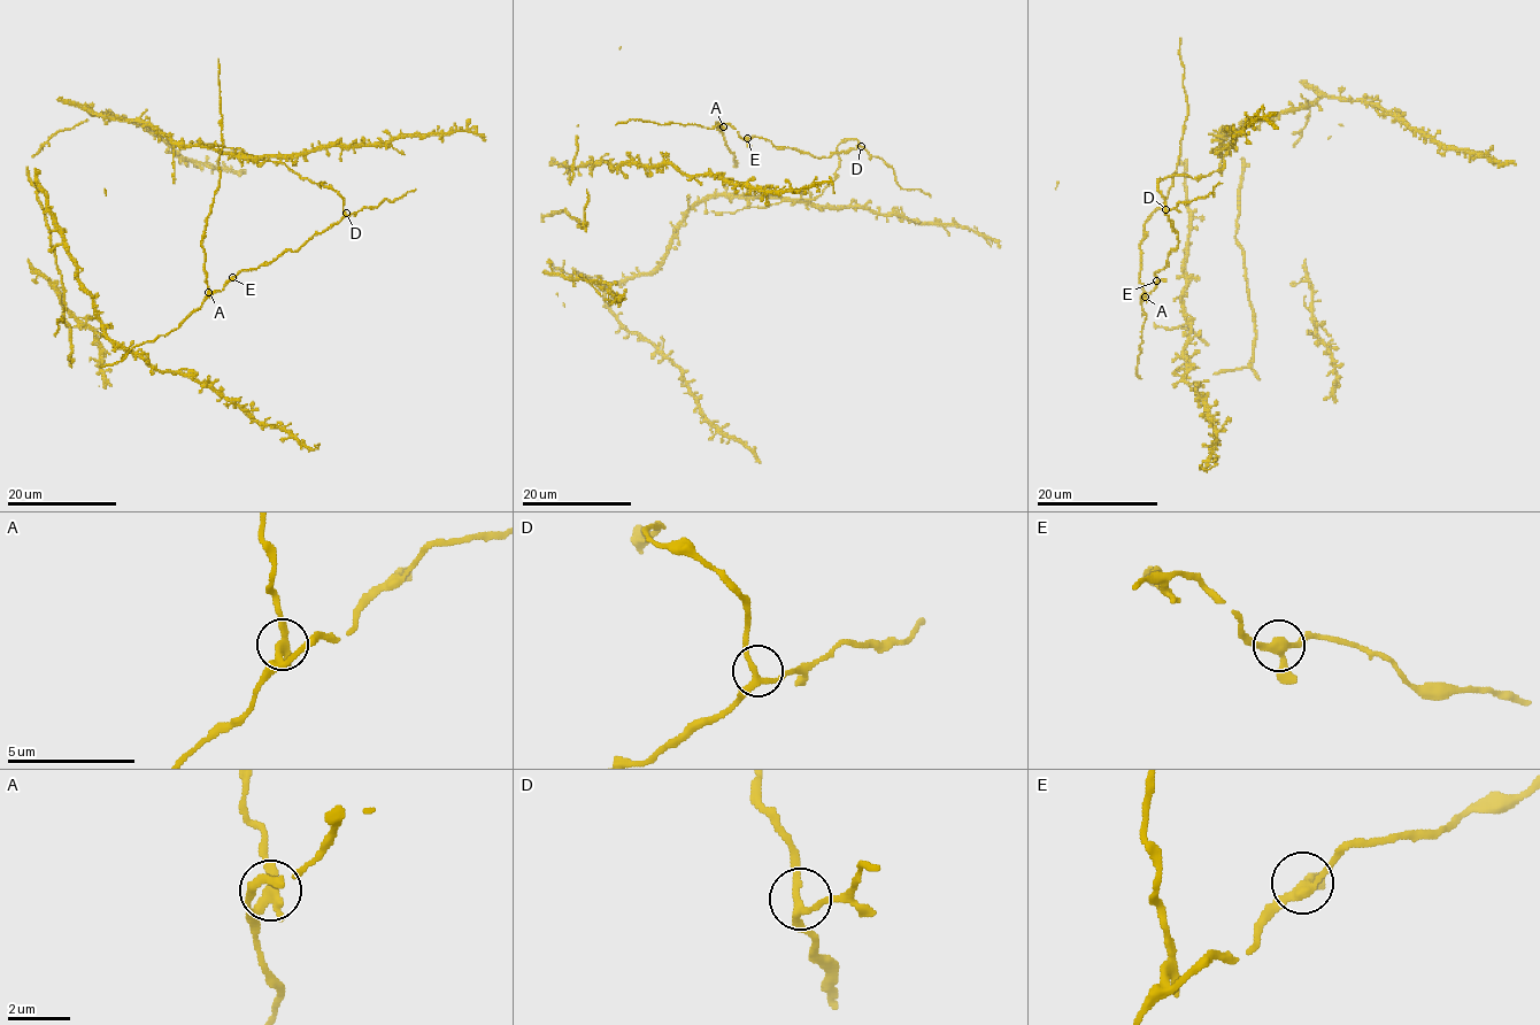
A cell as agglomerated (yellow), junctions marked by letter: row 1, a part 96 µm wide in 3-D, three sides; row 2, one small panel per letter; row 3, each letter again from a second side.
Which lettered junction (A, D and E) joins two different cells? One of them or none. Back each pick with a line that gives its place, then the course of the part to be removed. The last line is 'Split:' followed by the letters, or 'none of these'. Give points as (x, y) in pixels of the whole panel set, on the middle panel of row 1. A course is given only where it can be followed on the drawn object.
A: (723, 126) | (723, 128), (721, 122), (716, 123), (733, 160)
Split: A

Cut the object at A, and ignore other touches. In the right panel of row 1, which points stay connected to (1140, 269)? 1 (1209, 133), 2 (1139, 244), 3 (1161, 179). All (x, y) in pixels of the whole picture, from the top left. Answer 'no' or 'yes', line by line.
1: no
2: yes
3: no

